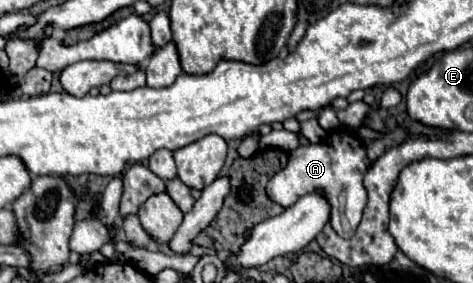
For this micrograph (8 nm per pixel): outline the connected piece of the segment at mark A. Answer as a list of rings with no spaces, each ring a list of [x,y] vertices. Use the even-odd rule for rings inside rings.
[[[334,132],[320,144],[298,146],[296,150],[292,150],[286,168],[282,168],[268,182],[268,196],[280,206],[288,208],[308,192],[324,192],[328,196],[328,202],[332,204],[332,228],[338,236],[352,238],[356,232],[356,224],[360,224],[360,216],[366,204],[366,192],[362,186],[362,176],[366,168],[366,148],[360,138],[352,132]]]

